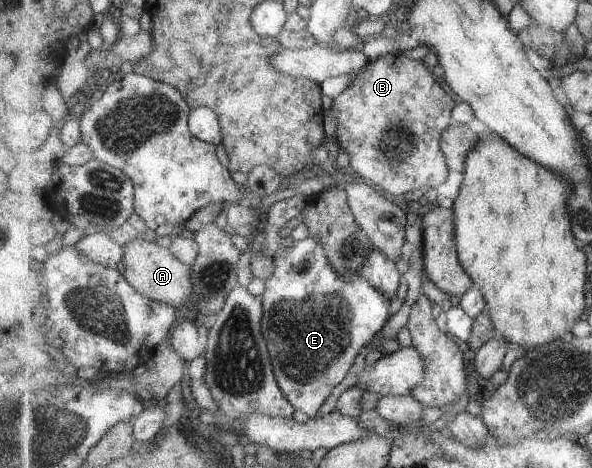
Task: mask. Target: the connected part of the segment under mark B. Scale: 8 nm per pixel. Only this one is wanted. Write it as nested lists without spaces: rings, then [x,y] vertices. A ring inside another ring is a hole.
[[[400,52],[382,55],[370,61],[362,71],[351,74],[351,83],[331,105],[338,117],[336,138],[341,149],[350,153],[351,172],[396,198],[415,189],[436,188],[450,175],[451,169],[440,145],[444,131],[452,126],[452,111],[458,101],[454,101],[438,77],[426,69],[424,62],[424,59],[414,60]]]

